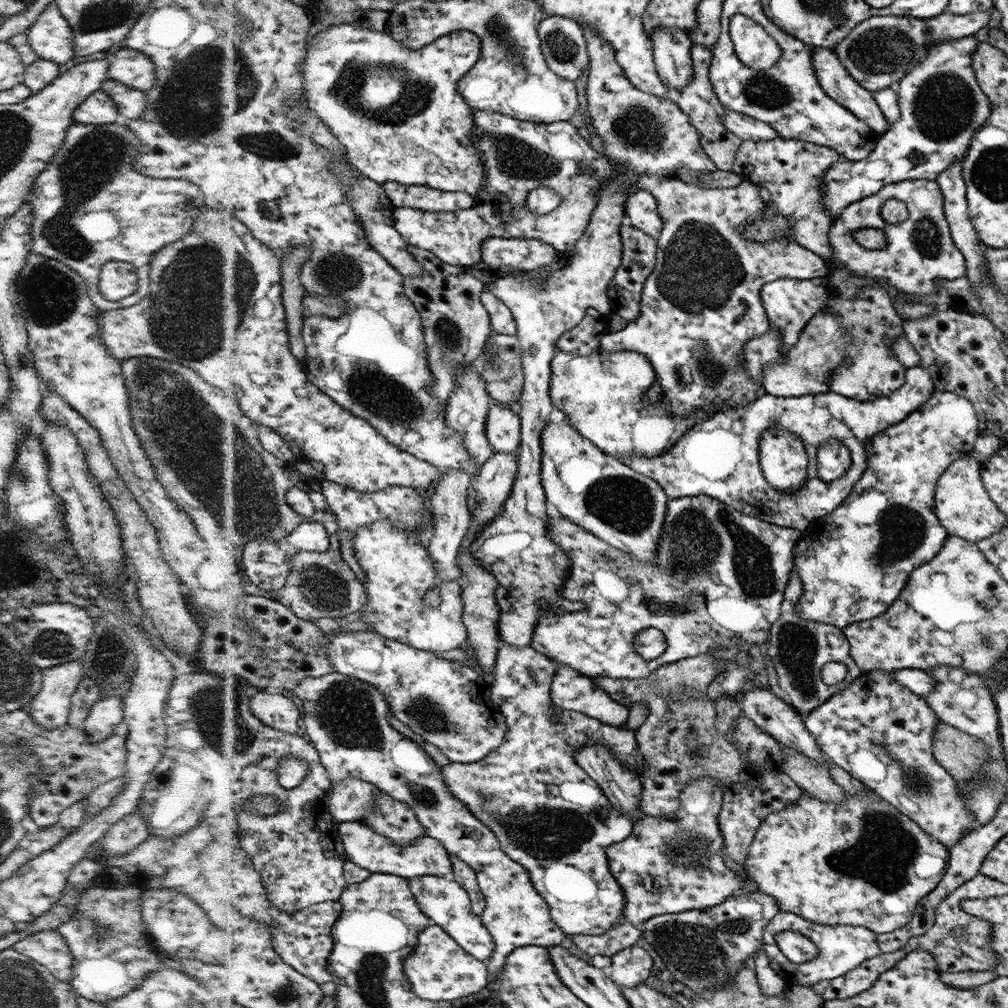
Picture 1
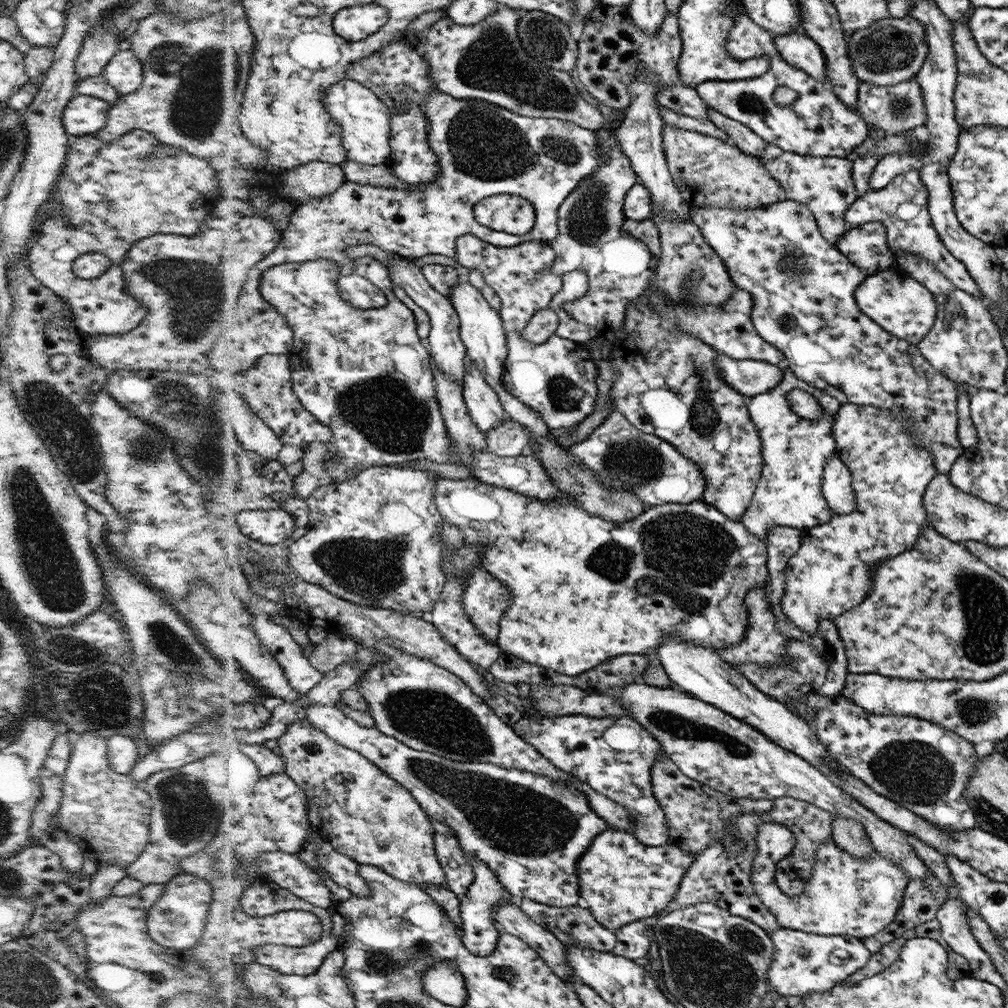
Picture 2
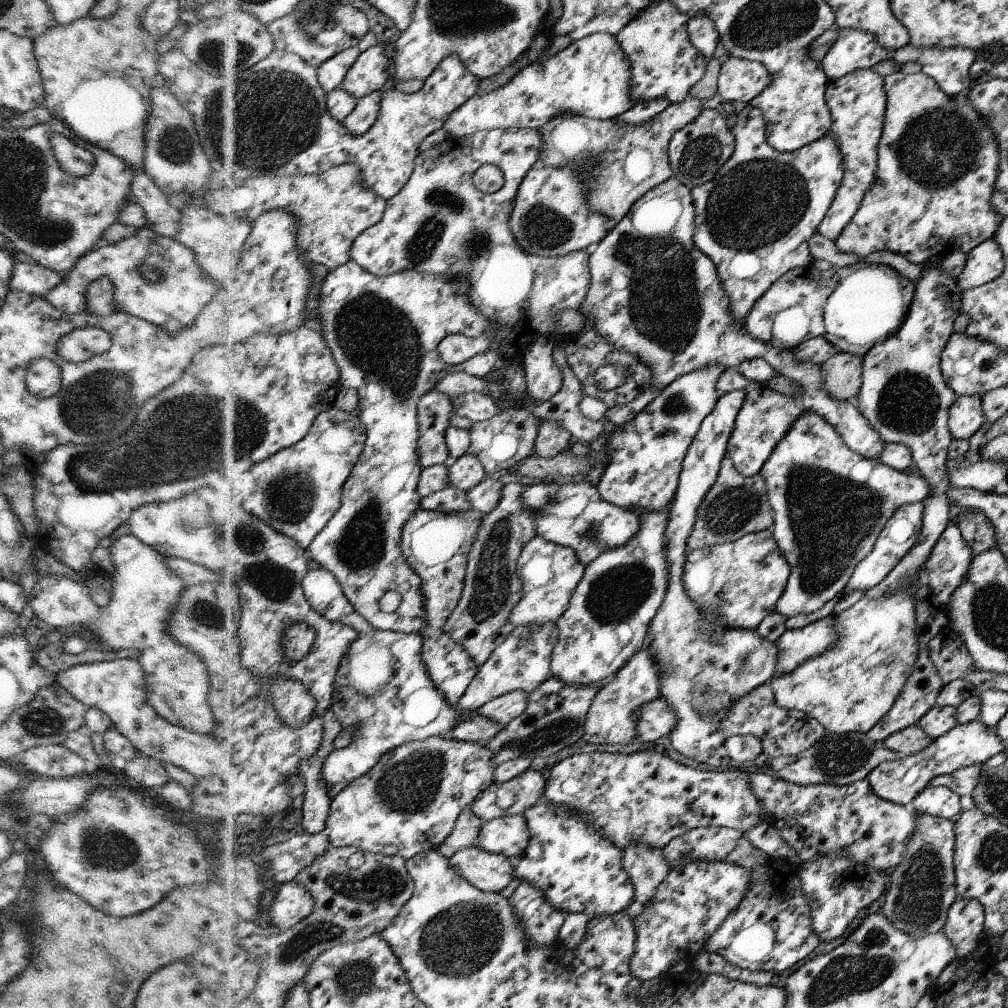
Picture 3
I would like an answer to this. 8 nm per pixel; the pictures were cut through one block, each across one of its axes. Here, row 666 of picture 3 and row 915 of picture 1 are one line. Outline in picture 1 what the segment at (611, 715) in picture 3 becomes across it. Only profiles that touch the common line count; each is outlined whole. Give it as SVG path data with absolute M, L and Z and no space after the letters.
M709 776L695 778L680 793L679 801L682 805L675 816L646 815L636 821L630 837L607 846L611 873L618 879L626 895L624 920L640 924L661 914L702 910L722 905L728 897L737 894L737 890L743 888L743 874L728 868L726 839L719 829L718 818L723 806L724 789L721 784L709 781Z

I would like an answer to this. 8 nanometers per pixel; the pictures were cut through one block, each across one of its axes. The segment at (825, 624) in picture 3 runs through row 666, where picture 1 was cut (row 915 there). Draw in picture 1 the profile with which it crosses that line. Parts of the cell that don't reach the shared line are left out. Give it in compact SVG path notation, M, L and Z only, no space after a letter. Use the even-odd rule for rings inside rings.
M779 912L766 926L763 932L763 950L767 954L770 968L783 978L786 985L812 986L821 980L832 980L844 976L864 960L870 960L881 953L881 948L876 940L876 933L865 926L852 924L834 925L810 922L793 912ZM786 931L794 931L809 938L819 950L814 960L792 962L783 955L780 936Z

